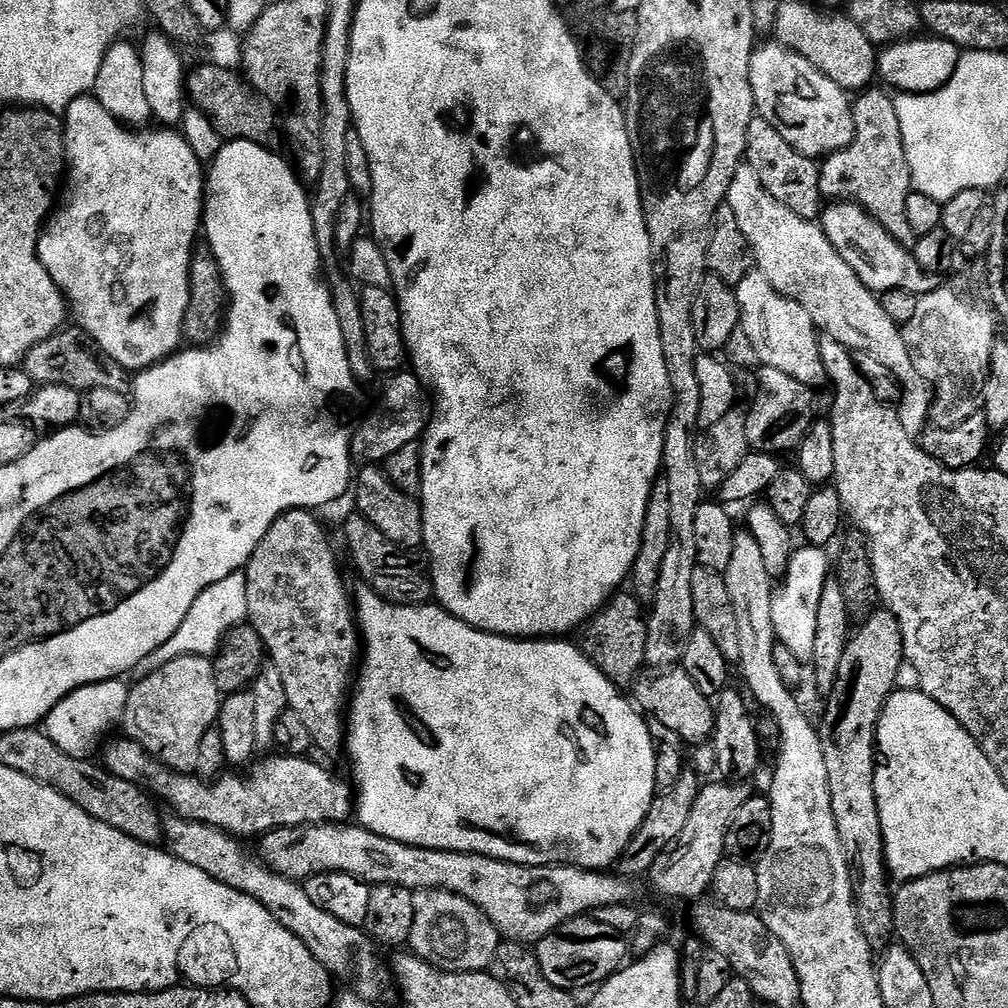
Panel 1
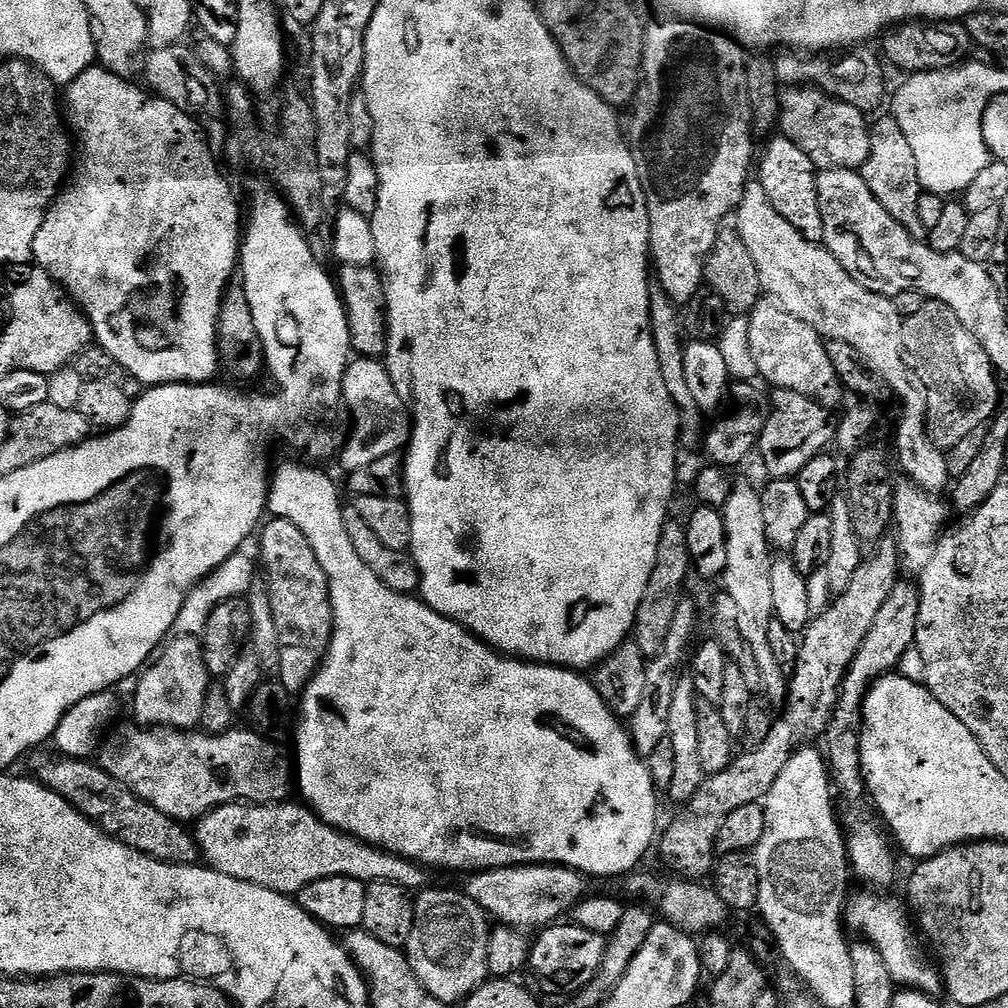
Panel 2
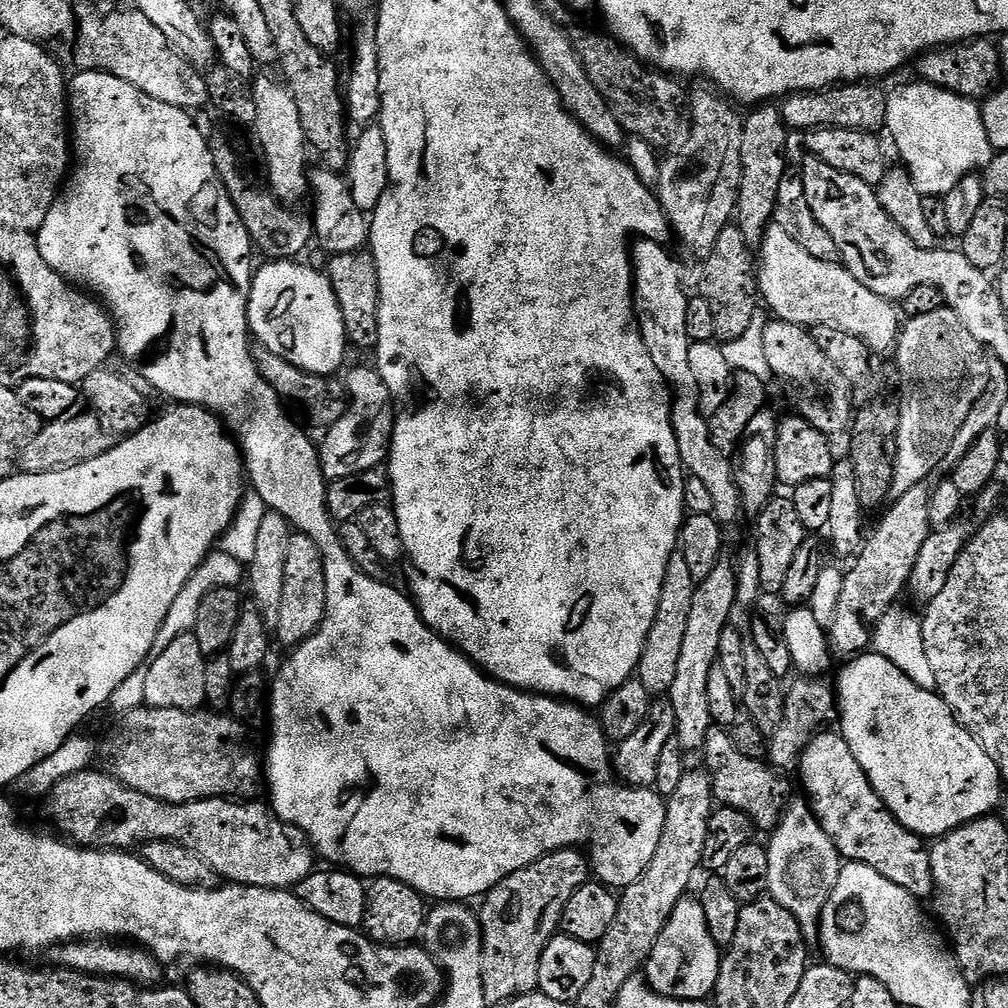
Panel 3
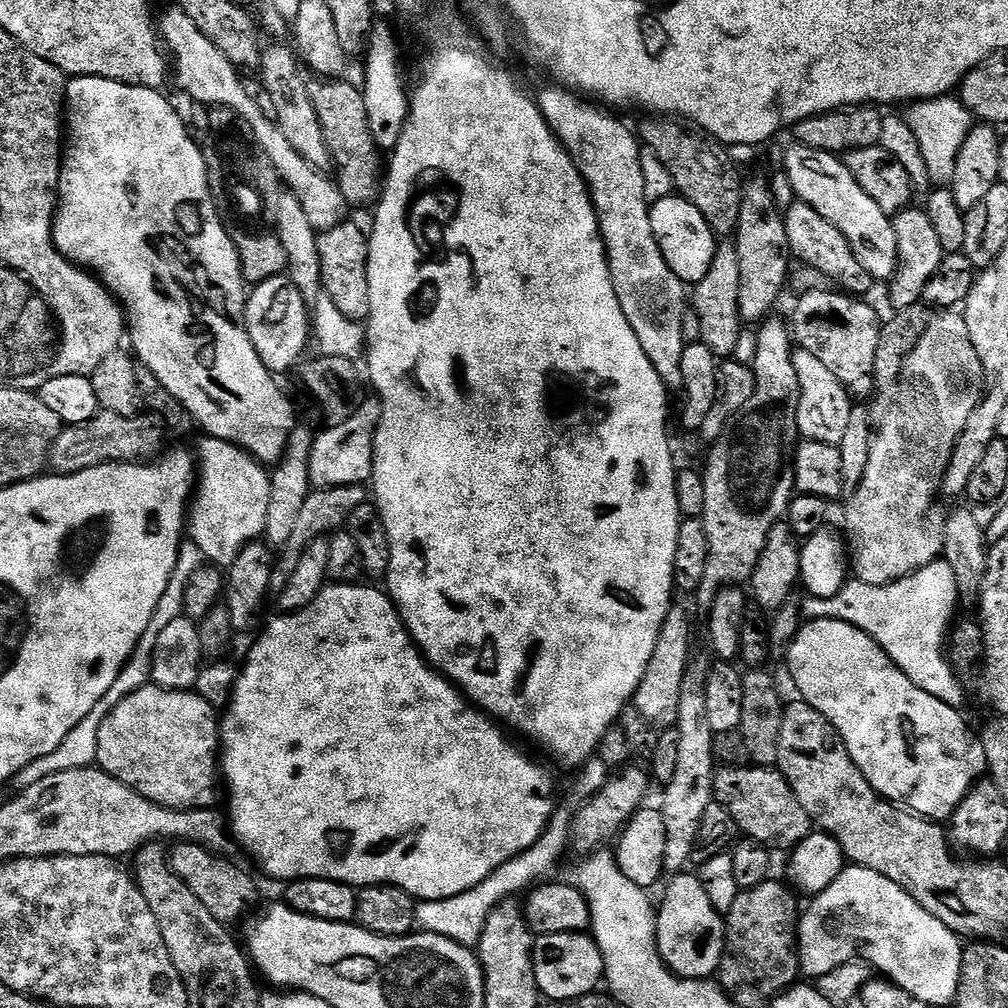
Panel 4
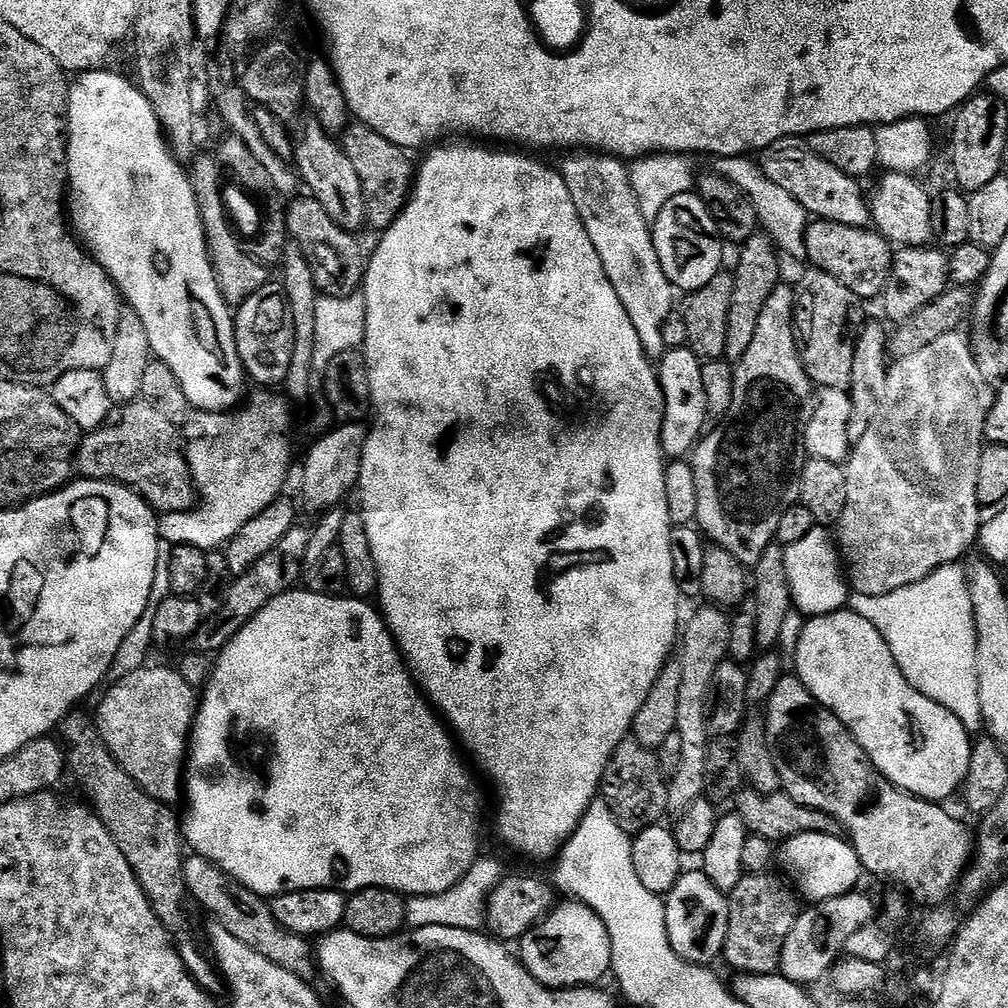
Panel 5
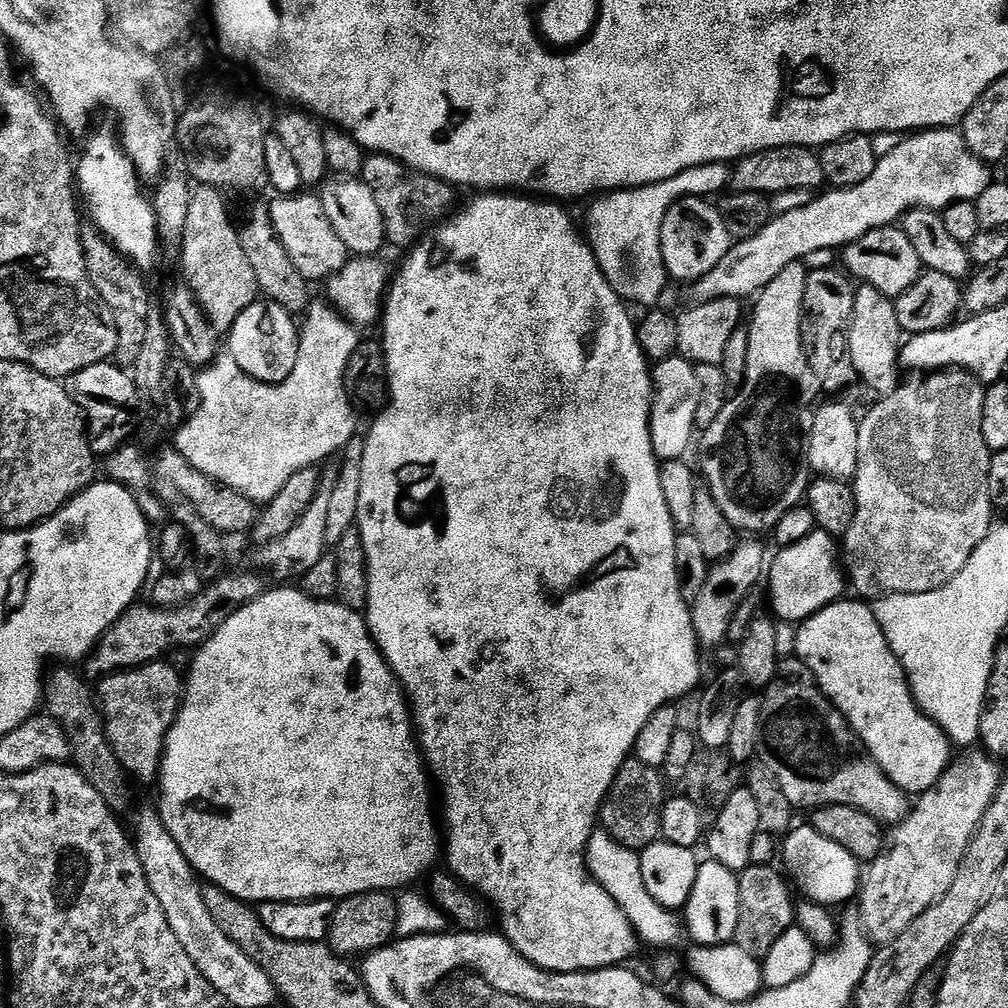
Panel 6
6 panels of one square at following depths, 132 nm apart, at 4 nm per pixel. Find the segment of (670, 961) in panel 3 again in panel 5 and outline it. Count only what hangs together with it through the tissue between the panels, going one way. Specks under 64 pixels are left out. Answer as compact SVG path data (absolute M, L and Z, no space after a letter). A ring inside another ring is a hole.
M703 870L685 871L678 878L678 882L669 890L664 900L664 909L666 910L668 941L682 959L691 964L703 964L705 966L715 965L715 960L721 959L726 942L726 930L728 929L728 898L725 893L717 890L714 882L710 882L710 878L706 878Z

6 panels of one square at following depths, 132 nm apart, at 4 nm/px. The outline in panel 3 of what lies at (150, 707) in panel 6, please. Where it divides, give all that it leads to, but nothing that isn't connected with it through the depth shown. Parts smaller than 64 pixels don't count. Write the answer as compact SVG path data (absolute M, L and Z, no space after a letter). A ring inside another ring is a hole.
M143 706L136 708L131 712L123 713L119 717L120 725L109 734L104 740L103 746L99 749L99 759L104 759L103 767L106 769L108 775L120 780L127 786L127 788L133 788L138 790L142 794L146 794L150 798L158 798L159 800L165 800L171 804L185 804L186 802L194 802L195 800L209 800L215 796L222 796L225 798L252 798L256 791L261 791L262 781L266 776L266 768L260 760L256 757L256 752L252 749L252 740L248 737L248 732L243 723L238 721L229 714L221 714L215 710L197 710L194 712L187 712L186 710L176 710L174 708L149 708Z

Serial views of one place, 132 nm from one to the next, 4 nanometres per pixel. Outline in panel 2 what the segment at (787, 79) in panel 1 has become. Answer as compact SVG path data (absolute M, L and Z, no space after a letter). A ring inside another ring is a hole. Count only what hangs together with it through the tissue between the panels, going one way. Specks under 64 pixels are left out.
M792 86L780 97L779 131L818 170L841 168L851 172L863 169L872 149L872 128L869 117L841 100L835 100L815 86Z

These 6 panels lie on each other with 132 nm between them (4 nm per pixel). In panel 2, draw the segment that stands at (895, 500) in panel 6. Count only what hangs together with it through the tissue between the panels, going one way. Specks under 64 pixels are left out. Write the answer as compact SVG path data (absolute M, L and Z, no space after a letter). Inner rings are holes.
M926 302L918 314L907 317L902 326L902 350L908 369L920 382L928 403L928 437L934 446L952 448L972 432L981 431L997 415L996 403L1000 400L1000 388L996 385L998 373L993 368L982 342L958 322L958 314L944 304Z

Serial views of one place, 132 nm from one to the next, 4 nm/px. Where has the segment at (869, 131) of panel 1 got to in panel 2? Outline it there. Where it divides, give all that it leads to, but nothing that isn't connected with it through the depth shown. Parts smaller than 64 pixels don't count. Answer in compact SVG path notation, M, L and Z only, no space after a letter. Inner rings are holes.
M885 114L877 124L875 121L870 158L864 164L862 175L866 186L870 186L870 194L874 194L886 214L898 221L915 240L923 241L926 233L918 219L918 198L922 189L914 162L914 150L910 150L910 142L906 142L906 134L902 134L902 126L898 126L895 116Z

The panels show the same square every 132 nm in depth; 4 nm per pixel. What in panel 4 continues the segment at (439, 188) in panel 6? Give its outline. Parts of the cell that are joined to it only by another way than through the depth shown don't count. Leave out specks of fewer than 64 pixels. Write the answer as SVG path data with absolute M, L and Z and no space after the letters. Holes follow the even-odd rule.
M316 78L309 83L310 98L314 102L314 110L318 110L318 122L322 126L322 134L326 138L326 146L331 156L331 163L335 165L336 175L334 180L344 195L345 201L352 204L368 204L379 197L382 191L382 164L380 168L380 155L382 149L372 136L368 128L368 101L365 93L359 87L347 84L347 79L329 80Z

